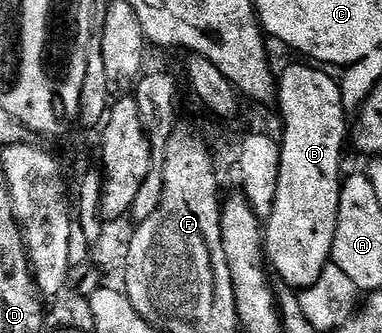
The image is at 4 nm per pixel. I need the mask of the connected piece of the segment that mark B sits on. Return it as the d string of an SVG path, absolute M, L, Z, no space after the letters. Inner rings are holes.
M290 66L277 79L276 106L282 109L282 138L278 151L280 165L275 200L270 217L264 222L264 249L269 265L275 275L278 273L282 277L281 281L285 285L297 292L314 286L316 280L320 280L324 268L331 265L337 209L340 208L344 179L344 171L341 170L342 145L348 142L348 110L342 100L342 87L325 74L325 69L310 66Z

